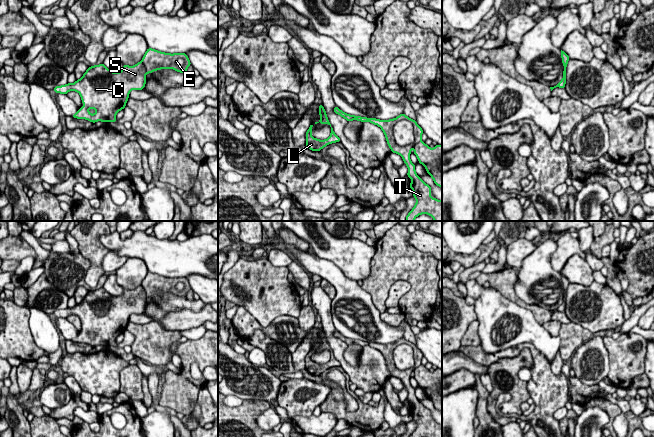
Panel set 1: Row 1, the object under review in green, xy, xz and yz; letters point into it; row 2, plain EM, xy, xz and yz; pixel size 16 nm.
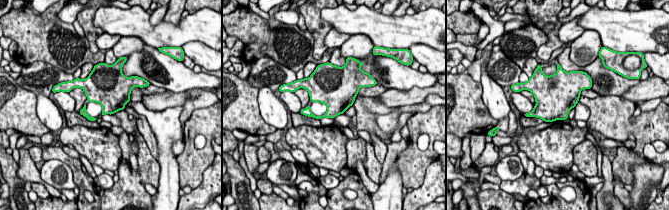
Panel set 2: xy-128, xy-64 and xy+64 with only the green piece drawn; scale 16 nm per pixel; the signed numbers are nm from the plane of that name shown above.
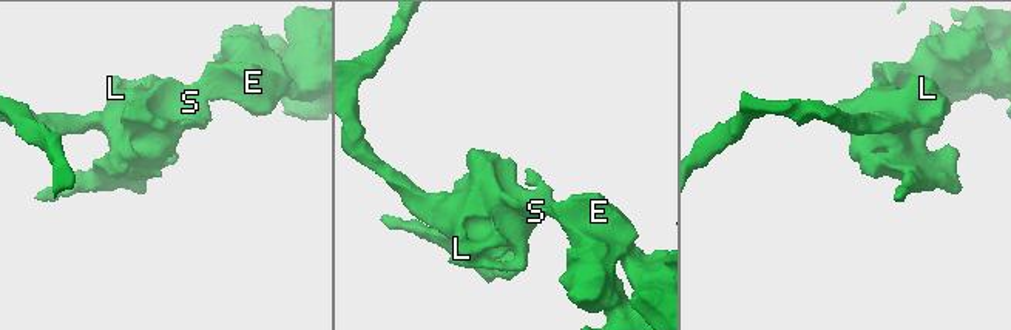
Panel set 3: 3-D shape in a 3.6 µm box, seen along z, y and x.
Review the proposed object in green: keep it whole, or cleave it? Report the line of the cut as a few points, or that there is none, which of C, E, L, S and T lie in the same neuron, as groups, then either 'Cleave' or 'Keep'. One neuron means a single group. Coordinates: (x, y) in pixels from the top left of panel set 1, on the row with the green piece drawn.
Split along xy (141, 61), (147, 72). Groups: C L S / E T. Cleave

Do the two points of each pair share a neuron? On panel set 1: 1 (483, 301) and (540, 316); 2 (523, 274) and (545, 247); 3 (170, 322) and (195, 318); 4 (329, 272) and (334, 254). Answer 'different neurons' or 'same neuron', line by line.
1: different neurons
2: same neuron
3: same neuron
4: different neurons

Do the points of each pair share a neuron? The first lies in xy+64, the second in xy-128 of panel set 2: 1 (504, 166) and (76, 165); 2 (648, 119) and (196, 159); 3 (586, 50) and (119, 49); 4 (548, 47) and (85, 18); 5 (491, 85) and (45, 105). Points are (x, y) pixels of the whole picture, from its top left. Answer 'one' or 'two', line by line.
1: two
2: one
3: one
4: one
5: one

